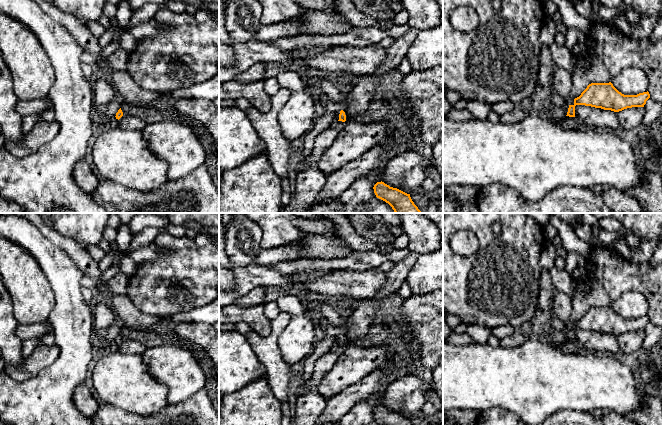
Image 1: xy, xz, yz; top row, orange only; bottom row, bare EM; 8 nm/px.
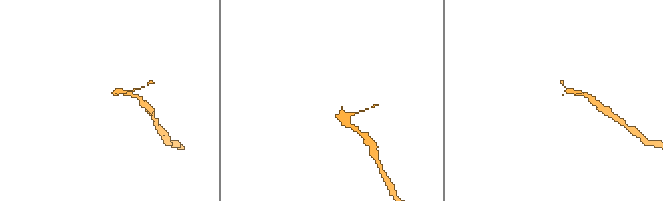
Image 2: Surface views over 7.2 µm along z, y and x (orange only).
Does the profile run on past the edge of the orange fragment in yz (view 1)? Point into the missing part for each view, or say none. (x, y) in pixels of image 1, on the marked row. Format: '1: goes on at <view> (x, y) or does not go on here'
1: does not go on here

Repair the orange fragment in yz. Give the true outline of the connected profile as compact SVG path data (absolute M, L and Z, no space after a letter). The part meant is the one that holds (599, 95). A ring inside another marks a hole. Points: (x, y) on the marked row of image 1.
M611 82L591 83L579 97L574 99L574 104L569 105L566 116L575 117L576 105L619 112L627 108L644 107L649 98L650 94L648 91L637 95L624 95Z

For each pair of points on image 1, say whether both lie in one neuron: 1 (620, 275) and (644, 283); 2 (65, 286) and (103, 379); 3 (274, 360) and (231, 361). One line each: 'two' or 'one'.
1: one
2: two
3: two

